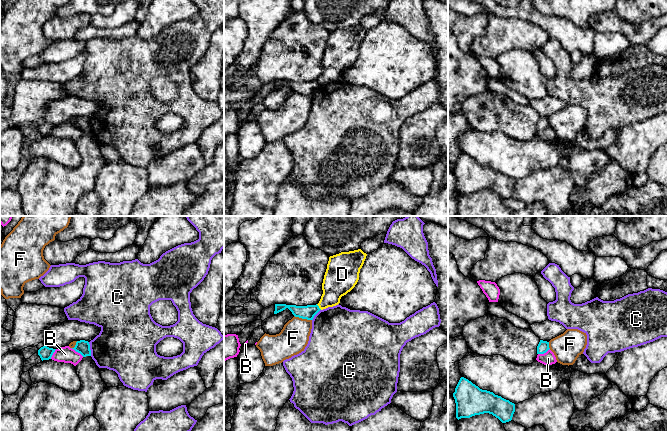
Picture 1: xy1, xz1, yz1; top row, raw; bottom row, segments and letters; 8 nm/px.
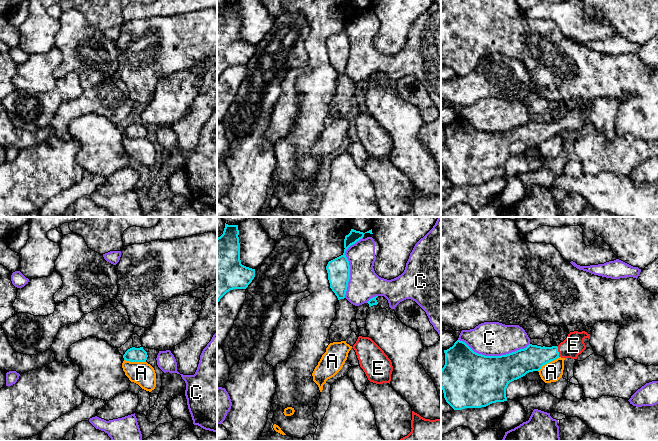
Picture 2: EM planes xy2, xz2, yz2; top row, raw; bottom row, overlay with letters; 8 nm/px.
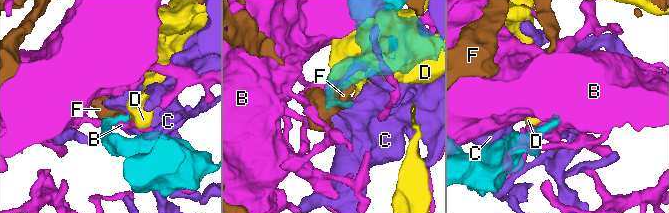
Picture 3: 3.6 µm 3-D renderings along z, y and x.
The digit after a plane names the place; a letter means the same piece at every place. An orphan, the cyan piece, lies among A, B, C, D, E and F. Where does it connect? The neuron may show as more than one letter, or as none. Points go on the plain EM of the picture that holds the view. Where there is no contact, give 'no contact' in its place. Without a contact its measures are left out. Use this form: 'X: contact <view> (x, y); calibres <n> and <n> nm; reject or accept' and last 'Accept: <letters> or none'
A: contact yz2 (548, 138); calibres 220 and 160 nm; reject
B: contact xy1 (77, 127); calibres 110 and 130 nm; reject
C: contact yz2 (494, 132); calibres 440 and 280 nm; reject
D: contact xz1 (318, 83); calibres 120 and 220 nm; reject
E: contact yz2 (557, 127); calibres 200 and 170 nm; accept
F: contact xz1 (303, 94); calibres 120 and 240 nm; reject
Accept: E

